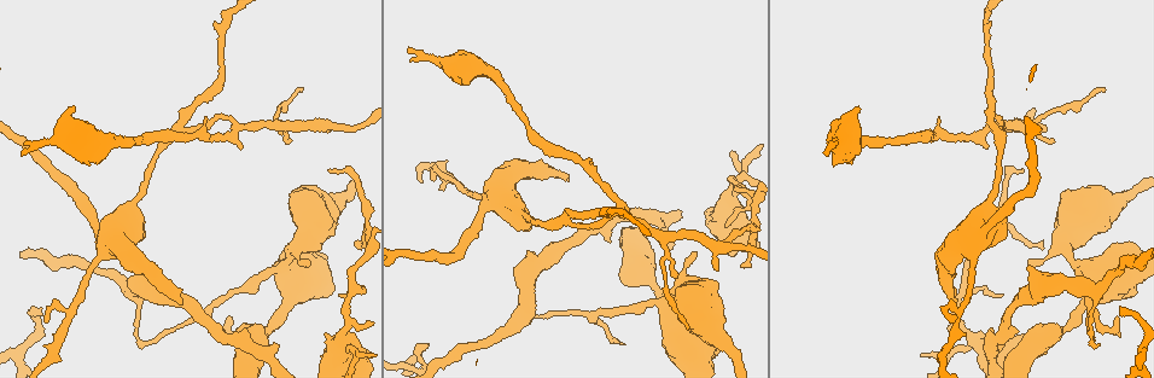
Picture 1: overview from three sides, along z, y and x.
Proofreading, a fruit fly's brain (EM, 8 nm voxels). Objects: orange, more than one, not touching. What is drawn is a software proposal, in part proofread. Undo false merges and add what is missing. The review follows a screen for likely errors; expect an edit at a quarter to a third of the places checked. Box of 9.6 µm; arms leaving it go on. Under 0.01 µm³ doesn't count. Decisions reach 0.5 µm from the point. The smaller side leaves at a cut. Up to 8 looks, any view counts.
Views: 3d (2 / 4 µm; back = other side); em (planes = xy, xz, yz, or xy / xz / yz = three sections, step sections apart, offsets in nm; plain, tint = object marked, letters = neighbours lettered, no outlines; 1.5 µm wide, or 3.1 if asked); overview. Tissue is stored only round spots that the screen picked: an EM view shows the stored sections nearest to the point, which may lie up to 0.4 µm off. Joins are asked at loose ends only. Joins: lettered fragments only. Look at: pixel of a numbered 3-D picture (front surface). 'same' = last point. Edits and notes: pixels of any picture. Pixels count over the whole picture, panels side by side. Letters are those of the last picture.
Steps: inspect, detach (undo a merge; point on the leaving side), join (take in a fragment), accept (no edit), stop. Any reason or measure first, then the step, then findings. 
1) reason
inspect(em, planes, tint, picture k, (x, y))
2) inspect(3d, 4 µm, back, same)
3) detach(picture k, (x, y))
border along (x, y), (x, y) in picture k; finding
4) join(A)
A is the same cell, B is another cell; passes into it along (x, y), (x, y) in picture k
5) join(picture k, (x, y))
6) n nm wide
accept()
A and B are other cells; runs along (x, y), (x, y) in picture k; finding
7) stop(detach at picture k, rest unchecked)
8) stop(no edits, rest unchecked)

an open end
inspect(em, planes, tint, picture 1, (181, 299))

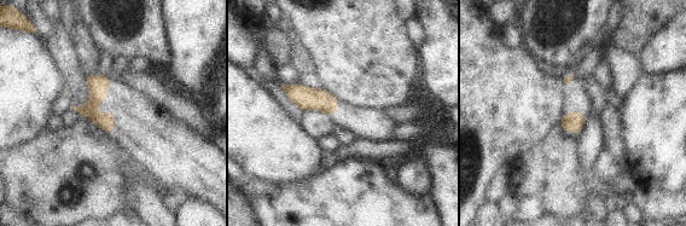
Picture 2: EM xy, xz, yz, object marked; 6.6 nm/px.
see the neighbours
inspect(em, planes, letters, same)

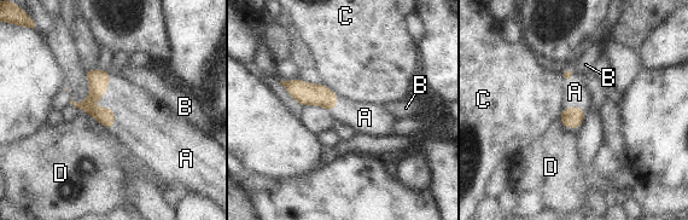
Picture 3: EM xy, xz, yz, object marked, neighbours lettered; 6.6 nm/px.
120 nm wide
join(A)
A is the same cell, B, C and D are other cells; passes into it along (99, 80), (93, 106), (130, 103) in picture 3; the neuron continues

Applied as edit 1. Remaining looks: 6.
see it whole again
inspect(overview)

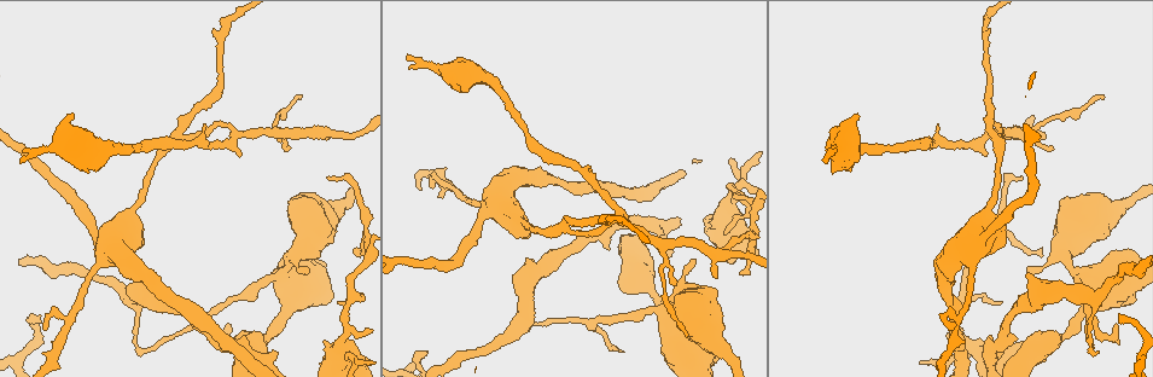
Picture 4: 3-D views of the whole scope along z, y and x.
inspect(3d, 2 µm, picture 4, (328, 178))

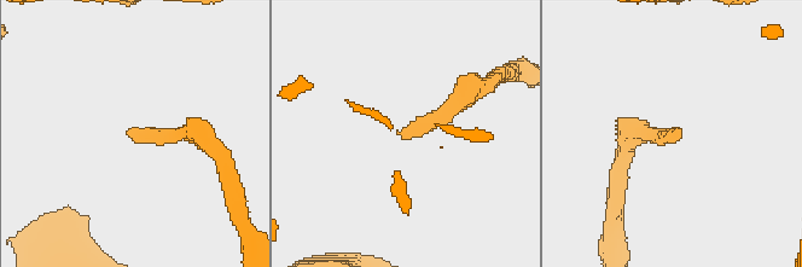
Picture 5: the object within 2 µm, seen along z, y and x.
now the EM
inspect(em, yz, step 8, letters, picture 5, (128, 128))

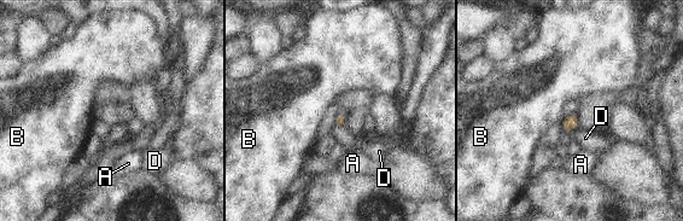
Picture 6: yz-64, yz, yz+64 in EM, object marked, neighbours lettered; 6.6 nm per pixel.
D touches over 50 nm
accept()
A, B and D are other cells; border along (574, 128), (568, 132) in picture 6; none of them fits

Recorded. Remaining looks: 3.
stop(join at picture 3, rest unchecked)

